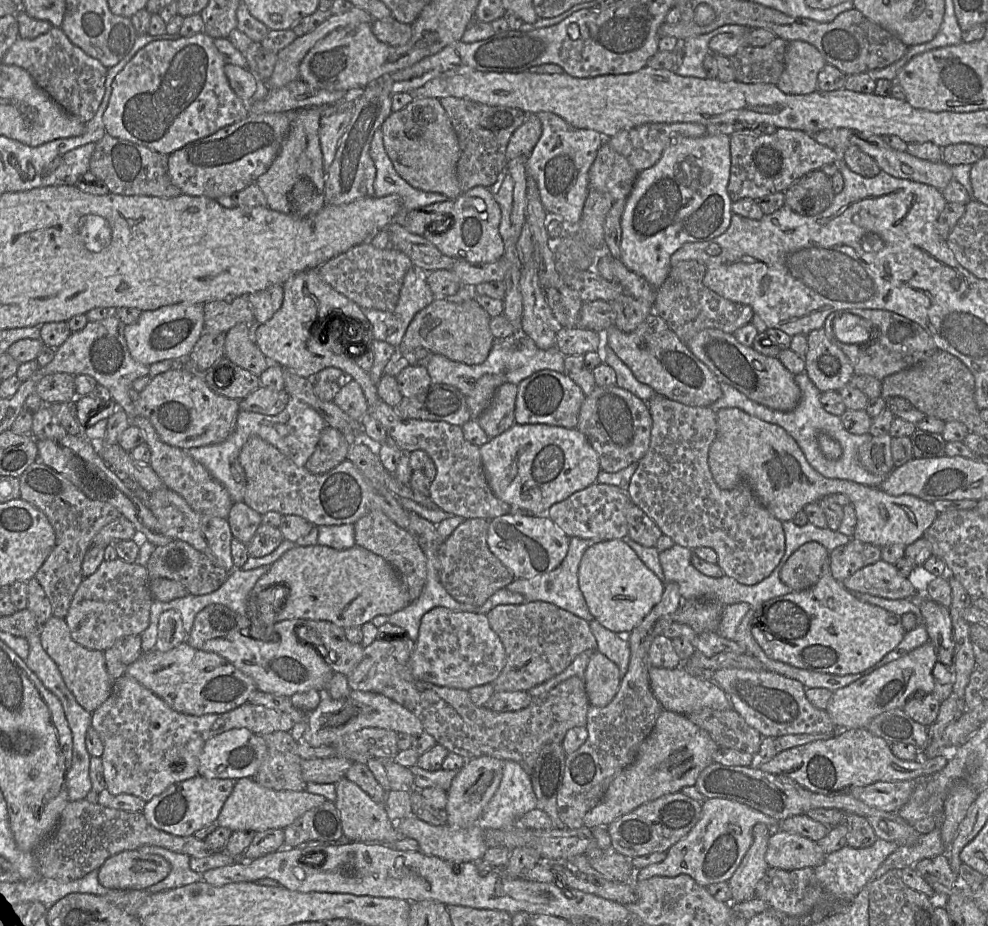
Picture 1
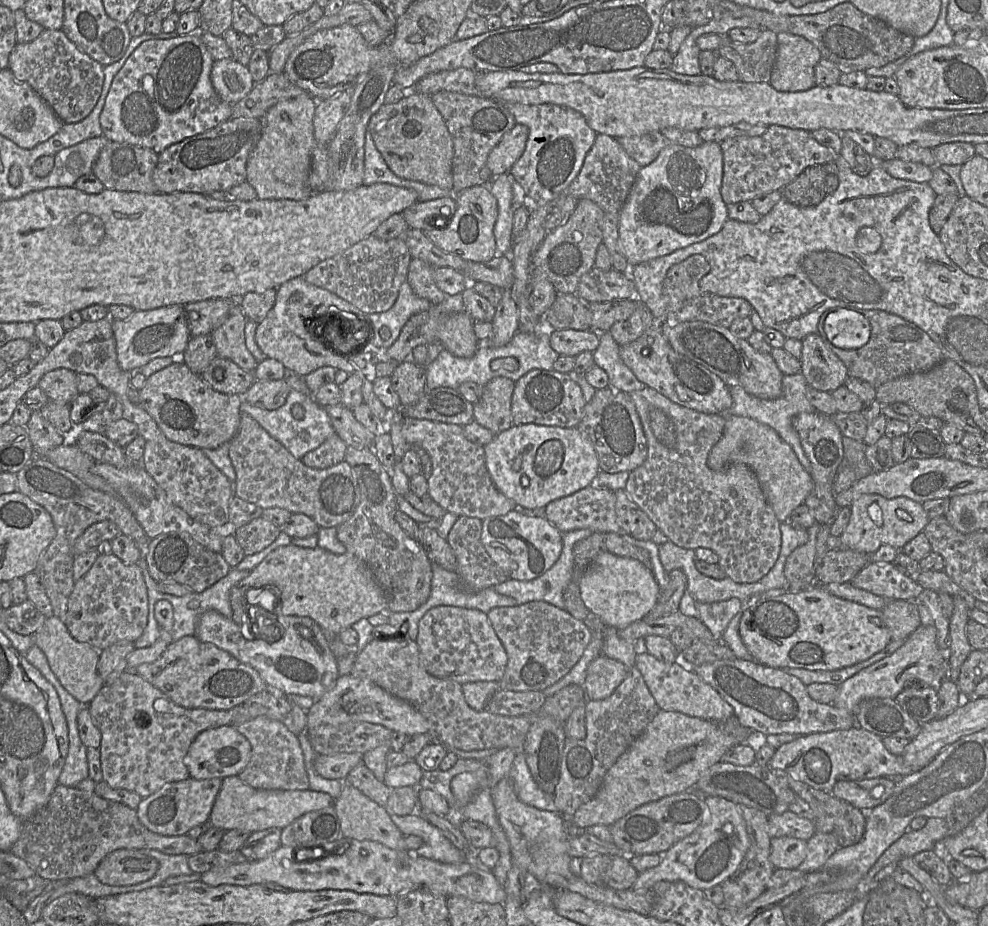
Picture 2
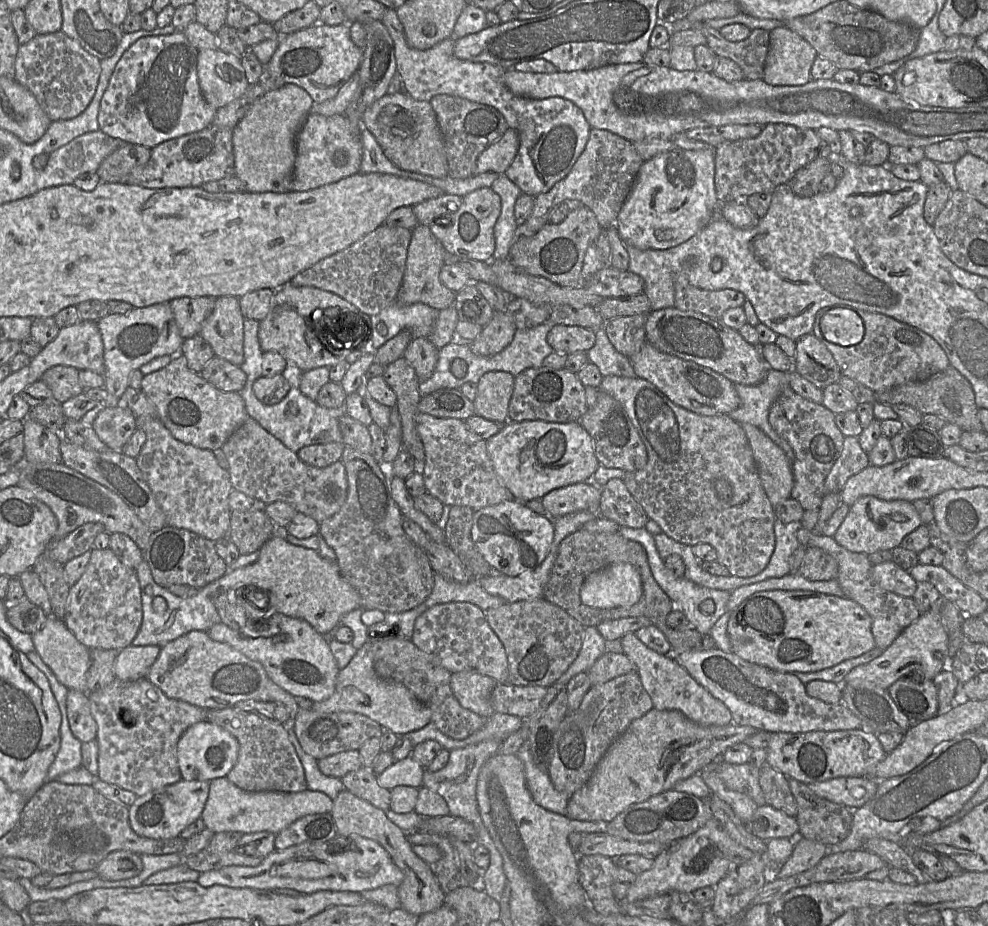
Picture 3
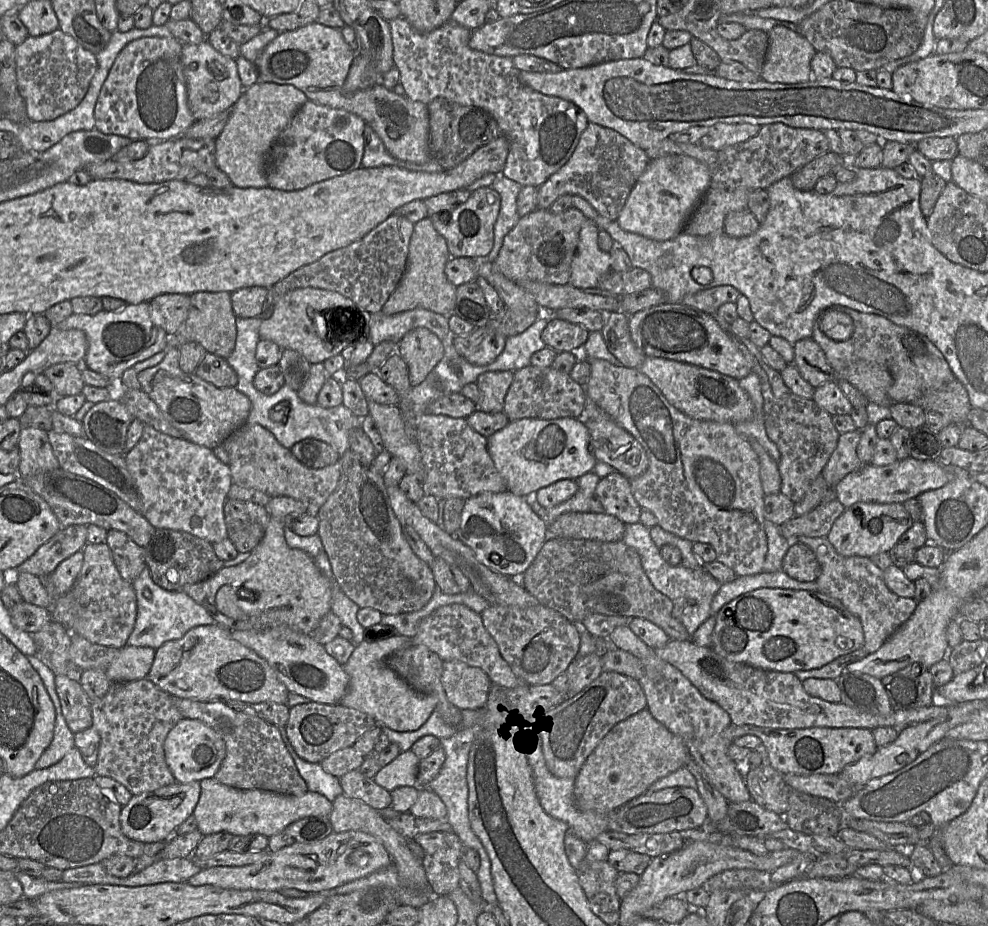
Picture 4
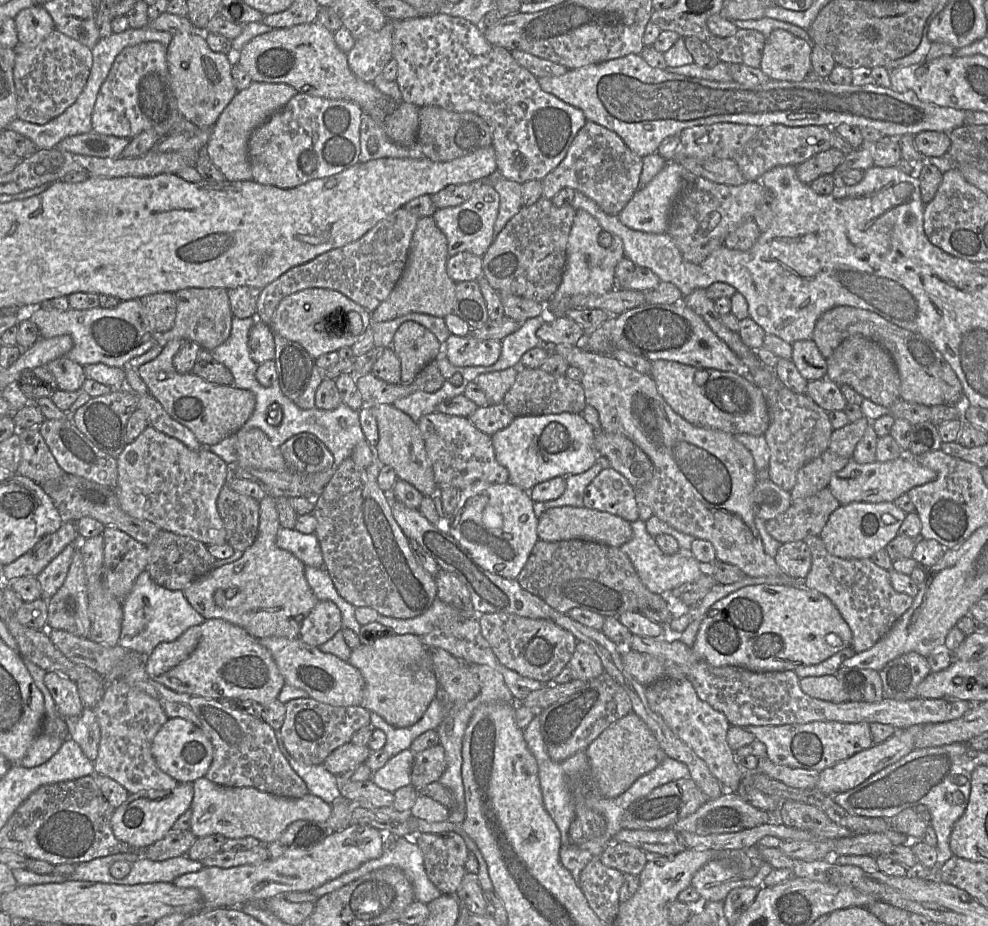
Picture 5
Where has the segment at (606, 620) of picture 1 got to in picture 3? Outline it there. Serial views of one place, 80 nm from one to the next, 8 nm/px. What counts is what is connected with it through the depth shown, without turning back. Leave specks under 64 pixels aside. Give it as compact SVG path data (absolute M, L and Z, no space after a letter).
M628 563L612 564L591 573L580 589L582 603L596 608L631 606L642 594L640 573Z

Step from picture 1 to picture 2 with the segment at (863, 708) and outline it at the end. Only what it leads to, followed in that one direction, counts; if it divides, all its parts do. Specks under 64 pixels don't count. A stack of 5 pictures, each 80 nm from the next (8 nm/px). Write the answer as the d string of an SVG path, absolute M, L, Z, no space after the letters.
M921 624L894 653L862 669L839 685L831 704L852 713L853 708L862 699L894 699L908 685L932 686L937 690L943 674L943 652L937 644L936 629L933 626Z

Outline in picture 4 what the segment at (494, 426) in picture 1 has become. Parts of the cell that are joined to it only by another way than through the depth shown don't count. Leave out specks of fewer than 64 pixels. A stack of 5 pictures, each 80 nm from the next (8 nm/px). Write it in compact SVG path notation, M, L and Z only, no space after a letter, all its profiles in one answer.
M490 371L478 376L479 400L476 409L486 413L502 412L515 371Z

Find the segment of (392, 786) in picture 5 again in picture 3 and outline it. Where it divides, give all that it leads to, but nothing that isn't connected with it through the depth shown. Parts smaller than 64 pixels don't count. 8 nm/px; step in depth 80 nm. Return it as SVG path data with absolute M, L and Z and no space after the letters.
M411 755L396 761L394 764L377 775L378 784L388 790L404 785L415 788L423 786L424 767Z

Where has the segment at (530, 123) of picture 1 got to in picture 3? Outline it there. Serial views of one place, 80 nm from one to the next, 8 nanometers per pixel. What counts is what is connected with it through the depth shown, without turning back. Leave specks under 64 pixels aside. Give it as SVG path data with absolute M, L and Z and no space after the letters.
M509 128L500 139L485 149L478 157L475 174L485 172L505 173L514 161L520 140L515 129Z

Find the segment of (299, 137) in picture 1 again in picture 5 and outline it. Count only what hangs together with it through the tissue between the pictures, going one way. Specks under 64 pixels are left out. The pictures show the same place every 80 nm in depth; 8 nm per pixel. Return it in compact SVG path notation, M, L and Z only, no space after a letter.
M253 81L247 88L238 91L230 103L225 107L217 121L211 128L211 135L204 148L205 153L222 172L228 181L253 180L251 165L248 157L248 141L252 132L270 118L275 112L282 109L298 91L285 83L267 83Z

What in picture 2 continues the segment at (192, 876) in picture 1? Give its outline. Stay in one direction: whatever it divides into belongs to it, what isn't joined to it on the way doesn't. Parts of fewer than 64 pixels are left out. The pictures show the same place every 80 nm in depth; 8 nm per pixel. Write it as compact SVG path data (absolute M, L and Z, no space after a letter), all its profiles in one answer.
M141 849L138 851L143 855L156 859L159 863L159 868L157 873L145 882L122 886L122 888L130 887L130 892L161 886L171 876L190 875L194 873L188 865L188 855L167 855L153 849Z

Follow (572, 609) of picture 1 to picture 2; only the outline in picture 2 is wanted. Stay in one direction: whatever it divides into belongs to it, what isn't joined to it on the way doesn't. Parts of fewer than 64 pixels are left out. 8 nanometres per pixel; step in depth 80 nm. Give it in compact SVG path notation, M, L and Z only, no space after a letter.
M588 529L562 533L562 552L554 565L532 580L507 579L492 587L497 593L515 599L517 604L530 601L545 601L565 610L563 592L573 576L573 546L592 533Z

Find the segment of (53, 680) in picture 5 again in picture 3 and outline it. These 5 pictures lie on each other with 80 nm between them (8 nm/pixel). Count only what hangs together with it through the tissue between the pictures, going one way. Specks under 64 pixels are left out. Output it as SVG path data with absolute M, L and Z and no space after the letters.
M68 690L66 699L68 723L73 735L83 742L97 737L97 724L92 716L88 693Z

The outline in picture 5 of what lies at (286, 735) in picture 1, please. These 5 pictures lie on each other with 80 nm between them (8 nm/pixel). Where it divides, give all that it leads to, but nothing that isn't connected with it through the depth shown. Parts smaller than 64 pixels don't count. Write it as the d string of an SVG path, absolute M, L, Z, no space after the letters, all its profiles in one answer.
M145 664L131 670L123 680L128 685L156 699L169 718L185 719L205 733L214 748L213 760L205 775L208 780L222 786L253 787L262 792L285 798L301 798L309 793L305 782L293 770L282 754L274 729L260 718L235 710L220 703L217 699L175 692L150 678L146 672Z

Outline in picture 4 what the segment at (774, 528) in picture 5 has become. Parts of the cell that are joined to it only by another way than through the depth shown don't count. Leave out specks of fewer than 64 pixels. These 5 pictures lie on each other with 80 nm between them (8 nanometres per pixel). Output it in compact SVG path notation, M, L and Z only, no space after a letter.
M838 499L822 503L807 514L797 516L778 526L783 537L795 541L800 536L827 537L836 519L846 508Z

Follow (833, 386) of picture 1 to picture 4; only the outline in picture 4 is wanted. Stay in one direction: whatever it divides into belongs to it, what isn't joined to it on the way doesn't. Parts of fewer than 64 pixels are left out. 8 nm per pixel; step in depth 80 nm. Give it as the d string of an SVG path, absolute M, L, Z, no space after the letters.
M812 337L798 340L793 347L794 365L814 388L836 380L836 374L827 362L823 349Z

